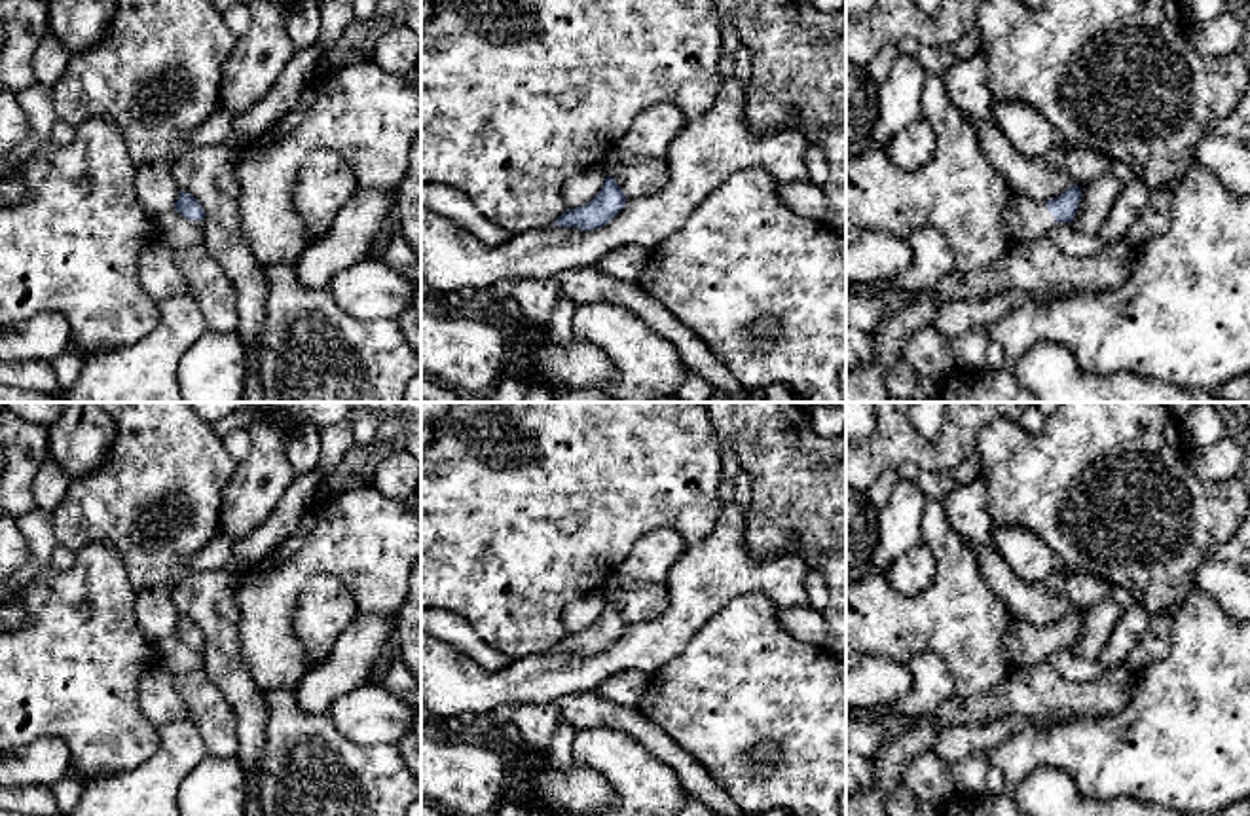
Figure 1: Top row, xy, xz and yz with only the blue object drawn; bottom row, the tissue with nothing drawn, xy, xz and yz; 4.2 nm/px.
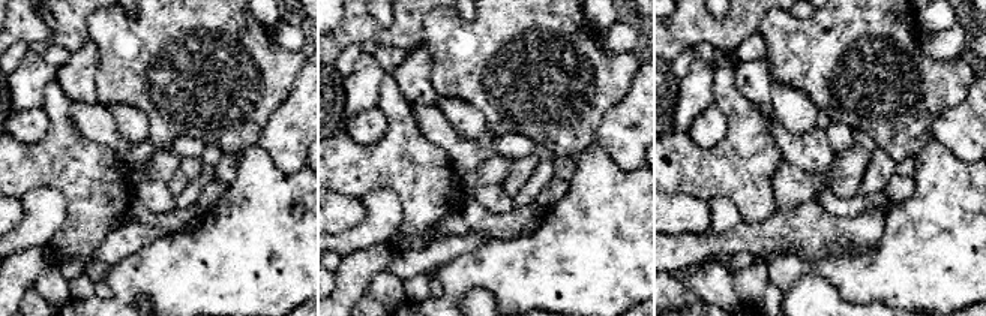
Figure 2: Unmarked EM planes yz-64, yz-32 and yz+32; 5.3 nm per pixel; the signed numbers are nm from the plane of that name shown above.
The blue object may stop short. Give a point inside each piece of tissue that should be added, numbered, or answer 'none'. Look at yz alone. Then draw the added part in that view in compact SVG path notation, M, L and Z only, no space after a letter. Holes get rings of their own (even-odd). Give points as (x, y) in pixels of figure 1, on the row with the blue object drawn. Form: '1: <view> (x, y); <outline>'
1: yz (1025, 221); M1009 195L1005 230L1011 249L1047 235L1055 224L1057 220L1053 213L1045 209L1045 205L1026 195Z

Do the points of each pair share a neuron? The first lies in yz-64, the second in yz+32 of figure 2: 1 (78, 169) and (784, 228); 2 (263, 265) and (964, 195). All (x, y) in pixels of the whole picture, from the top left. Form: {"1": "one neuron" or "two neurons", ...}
{"1": "two neurons", "2": "one neuron"}

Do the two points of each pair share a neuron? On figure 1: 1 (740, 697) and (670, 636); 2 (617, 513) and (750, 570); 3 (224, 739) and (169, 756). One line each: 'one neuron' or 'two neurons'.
1: two neurons
2: two neurons
3: two neurons

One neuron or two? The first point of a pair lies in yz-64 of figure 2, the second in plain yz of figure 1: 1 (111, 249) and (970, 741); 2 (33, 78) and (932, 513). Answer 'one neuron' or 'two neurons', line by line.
1: one neuron
2: two neurons

